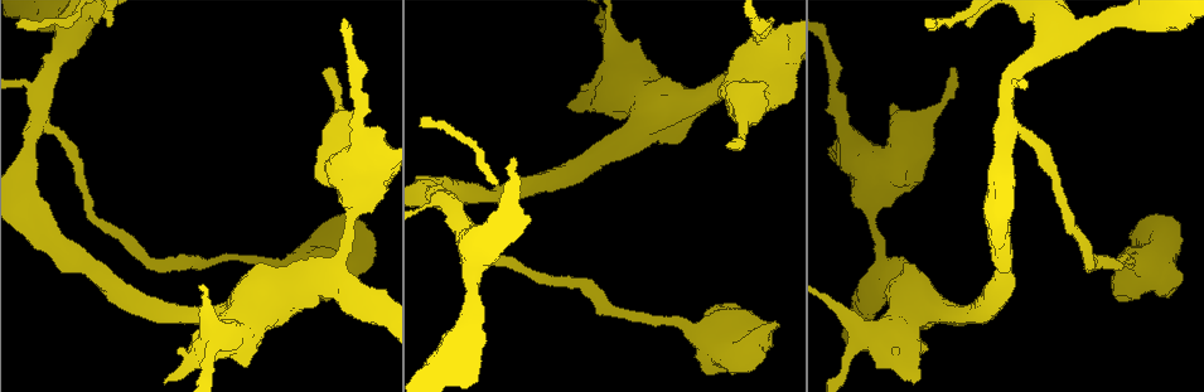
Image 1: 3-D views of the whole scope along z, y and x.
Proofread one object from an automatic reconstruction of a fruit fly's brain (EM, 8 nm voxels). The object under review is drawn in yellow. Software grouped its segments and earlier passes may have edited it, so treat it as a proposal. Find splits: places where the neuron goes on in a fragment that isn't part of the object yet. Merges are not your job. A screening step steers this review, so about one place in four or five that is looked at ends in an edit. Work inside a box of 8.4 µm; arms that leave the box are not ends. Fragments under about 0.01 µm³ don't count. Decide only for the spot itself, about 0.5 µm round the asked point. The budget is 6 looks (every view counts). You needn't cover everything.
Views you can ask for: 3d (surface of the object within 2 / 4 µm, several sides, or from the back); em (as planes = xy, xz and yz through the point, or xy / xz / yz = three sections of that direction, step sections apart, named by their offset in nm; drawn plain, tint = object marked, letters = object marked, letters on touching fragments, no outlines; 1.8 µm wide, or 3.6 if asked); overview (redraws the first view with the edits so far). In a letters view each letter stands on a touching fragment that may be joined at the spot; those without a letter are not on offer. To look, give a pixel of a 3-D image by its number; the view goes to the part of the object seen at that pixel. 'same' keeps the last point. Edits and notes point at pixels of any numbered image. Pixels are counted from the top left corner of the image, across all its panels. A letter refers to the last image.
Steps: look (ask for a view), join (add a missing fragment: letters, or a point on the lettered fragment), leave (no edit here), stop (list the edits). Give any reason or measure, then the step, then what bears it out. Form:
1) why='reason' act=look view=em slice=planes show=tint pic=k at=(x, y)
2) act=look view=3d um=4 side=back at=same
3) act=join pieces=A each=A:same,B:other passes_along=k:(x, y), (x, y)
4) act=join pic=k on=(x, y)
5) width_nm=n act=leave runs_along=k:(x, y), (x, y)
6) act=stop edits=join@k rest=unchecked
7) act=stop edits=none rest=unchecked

why='free end' act=look view=em slice=yz step=8 show=letters pic=1 at=(734, 146)

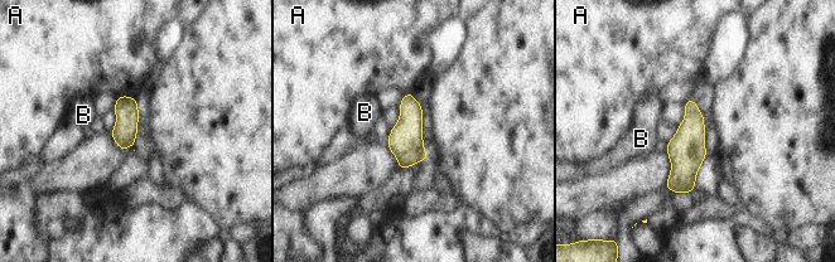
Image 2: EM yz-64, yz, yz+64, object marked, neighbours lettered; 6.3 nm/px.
width_nm=160 act=leave each=A:other,B:other border=2:(119, 95), (131, 97) found='none of them fits'

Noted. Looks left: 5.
why='branch stops here' act=look view=em um=3.6 slice=planes show=letters pic=1 at=(108, 25)

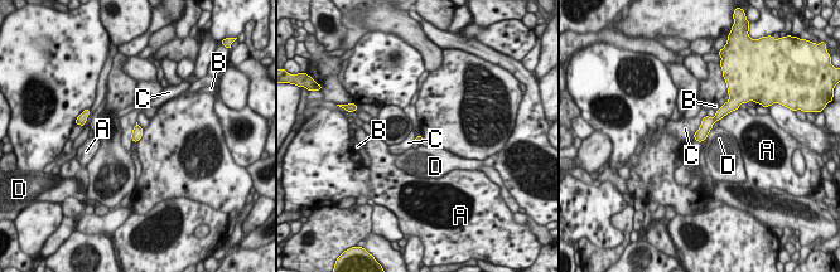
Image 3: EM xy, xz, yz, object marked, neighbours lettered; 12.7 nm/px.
act=leave each=A:other,B:other,C:other,D:other border=3:(706, 115), (693, 137) found='no lettered fragment goes on from it'

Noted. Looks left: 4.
why='sudden change in width' act=look view=3d um=4 pic=1 at=(445, 200)

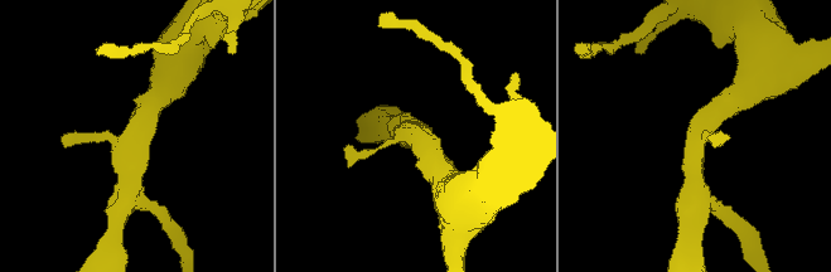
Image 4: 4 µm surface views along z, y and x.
arms=3 act=look view=em slice=planes show=letters pic=4 at=(129, 148)

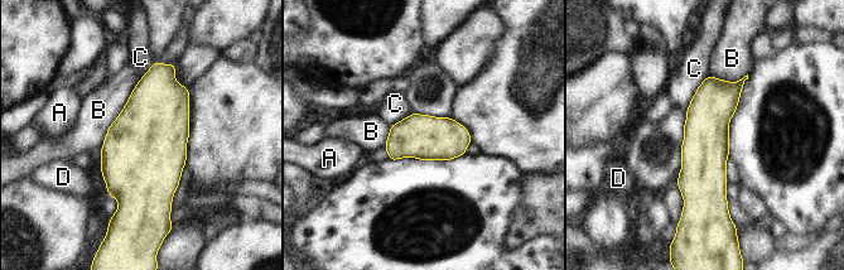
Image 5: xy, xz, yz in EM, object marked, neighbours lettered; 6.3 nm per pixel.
width_nm=280 act=leave each=A:other,B:other,C:other,D:other runs_along=5:(739, 85), (708, 116), (700, 213) found='no lettered fragment goes on from it'

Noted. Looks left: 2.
act=stop edits=none rest=unchecked

